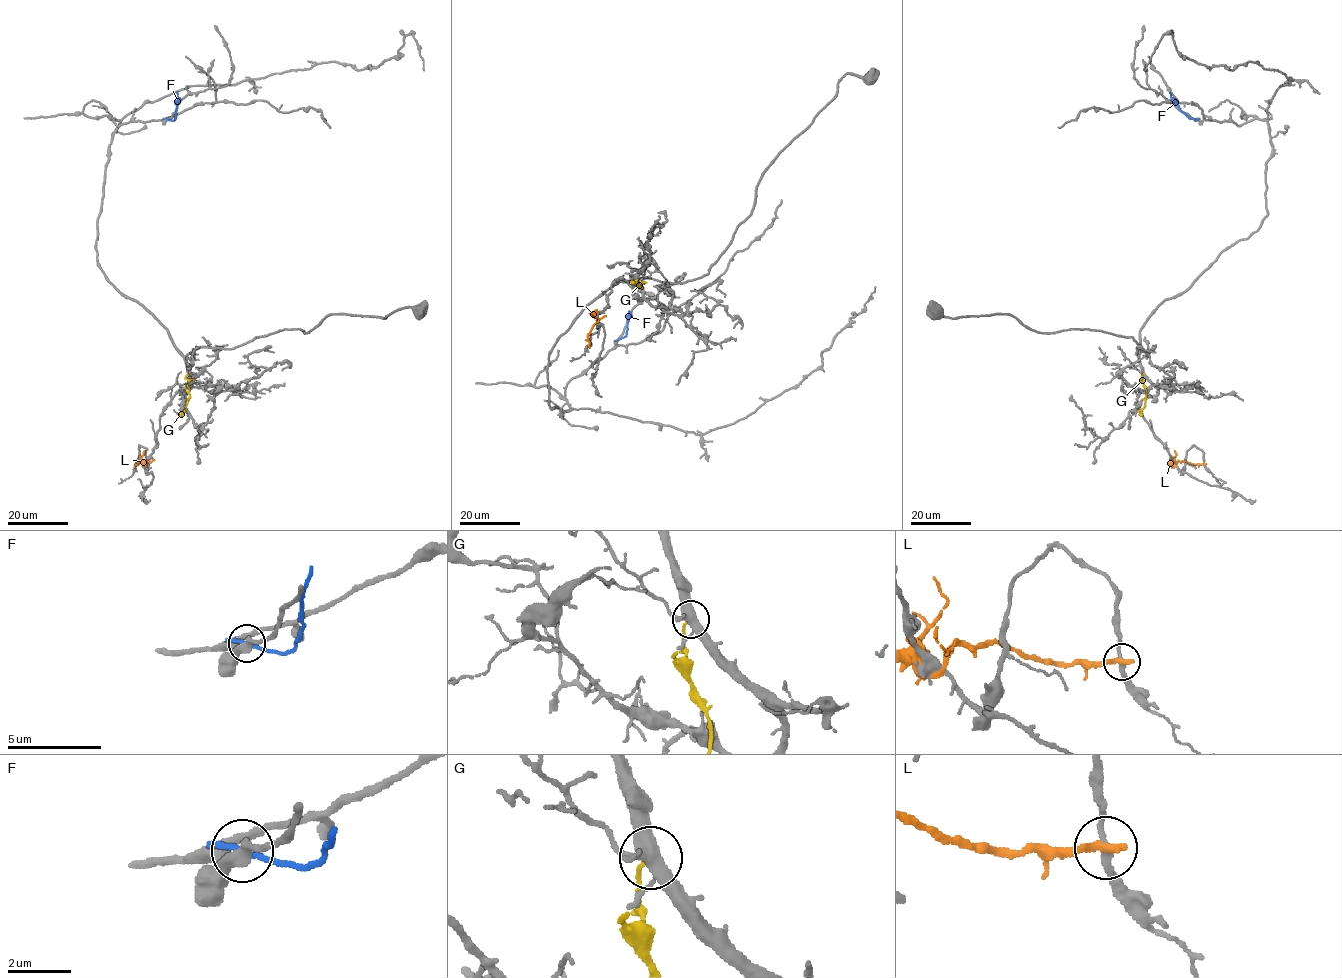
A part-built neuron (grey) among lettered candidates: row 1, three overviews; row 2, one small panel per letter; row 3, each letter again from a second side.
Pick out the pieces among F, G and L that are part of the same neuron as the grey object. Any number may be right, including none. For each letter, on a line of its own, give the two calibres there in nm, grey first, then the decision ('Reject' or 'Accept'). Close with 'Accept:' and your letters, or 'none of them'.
F: Thickness 320 nm (grey) against 240 nm. Reject
G: Thickness 400 nm (grey) against 110 nm. Reject
L: Thickness 200 nm (grey) against 300 nm. Reject
Accept: none of them

